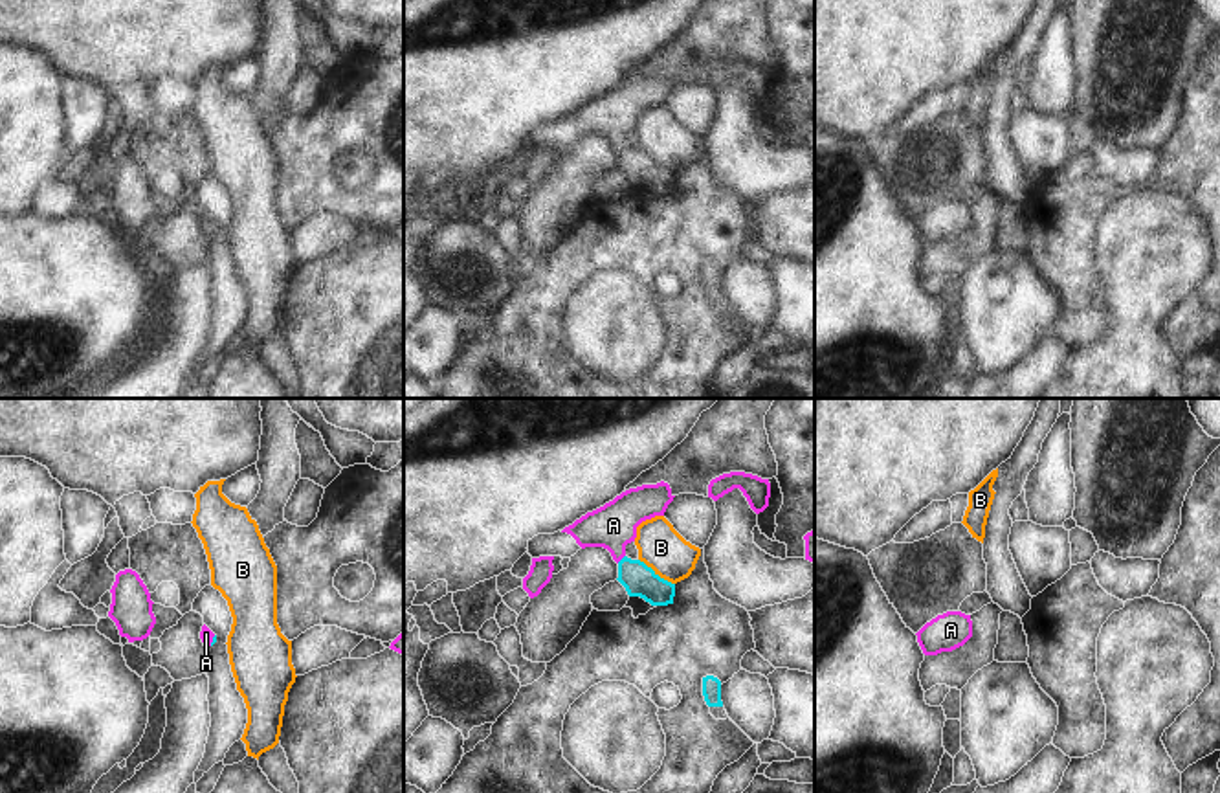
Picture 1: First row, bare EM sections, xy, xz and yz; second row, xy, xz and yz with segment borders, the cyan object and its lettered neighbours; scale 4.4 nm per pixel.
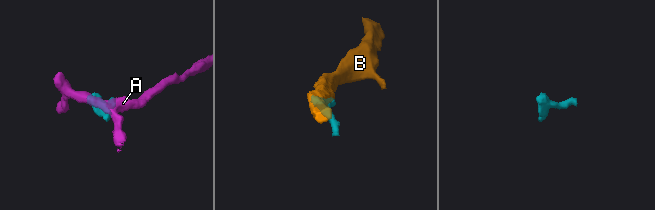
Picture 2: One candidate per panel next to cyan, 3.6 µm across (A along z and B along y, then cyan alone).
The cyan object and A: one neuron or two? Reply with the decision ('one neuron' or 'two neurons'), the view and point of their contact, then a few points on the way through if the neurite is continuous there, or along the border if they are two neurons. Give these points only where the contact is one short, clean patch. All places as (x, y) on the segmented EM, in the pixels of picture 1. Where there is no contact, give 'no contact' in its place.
one neuron; meets cyan in xz at (622, 558); runs through xz (639, 580), (622, 558), (615, 544), (613, 525)

